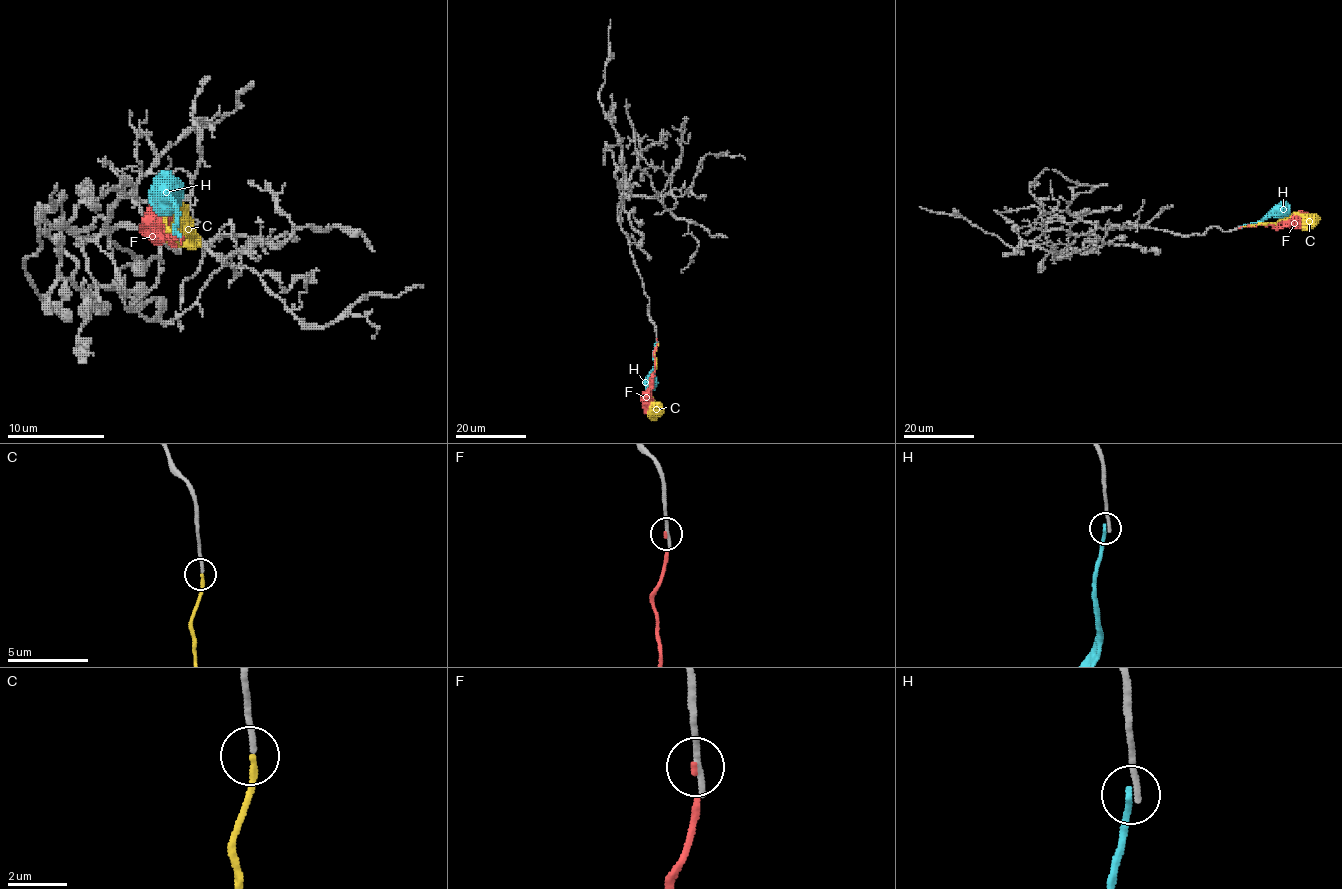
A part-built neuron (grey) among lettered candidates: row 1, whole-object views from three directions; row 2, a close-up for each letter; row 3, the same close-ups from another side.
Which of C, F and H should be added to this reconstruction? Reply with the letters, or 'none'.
C

